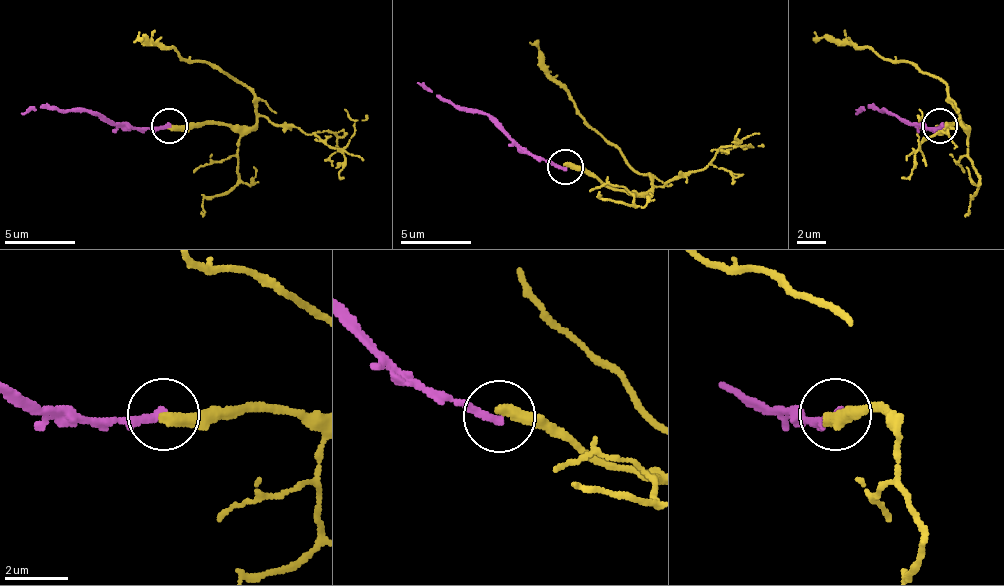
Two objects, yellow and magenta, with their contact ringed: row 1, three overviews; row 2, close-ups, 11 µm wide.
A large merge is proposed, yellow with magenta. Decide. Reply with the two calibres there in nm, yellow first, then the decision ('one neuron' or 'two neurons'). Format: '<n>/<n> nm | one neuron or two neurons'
380/280 nm | two neurons

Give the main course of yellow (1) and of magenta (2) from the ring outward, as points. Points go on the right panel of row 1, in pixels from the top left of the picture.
1: (937, 124), (965, 128), (958, 121), (944, 82), (866, 47), (835, 40), (813, 43)
2: (941, 124), (927, 128), (905, 124), (888, 110), (863, 107), (856, 114)

